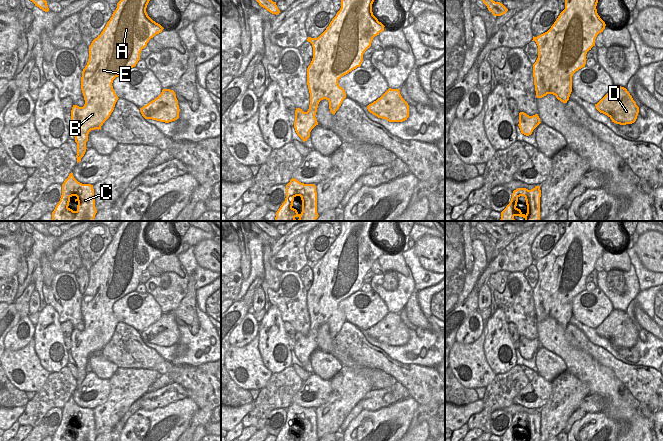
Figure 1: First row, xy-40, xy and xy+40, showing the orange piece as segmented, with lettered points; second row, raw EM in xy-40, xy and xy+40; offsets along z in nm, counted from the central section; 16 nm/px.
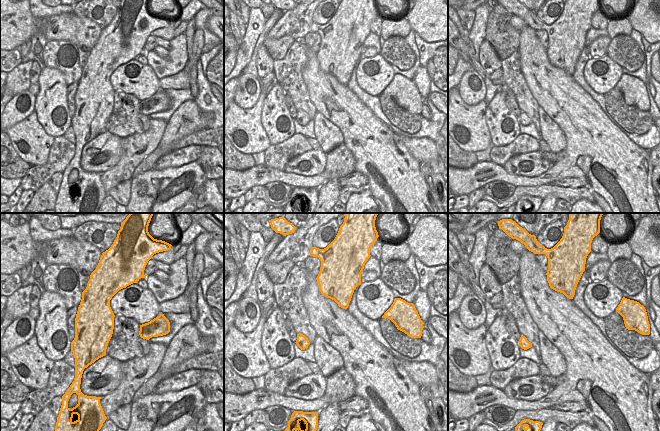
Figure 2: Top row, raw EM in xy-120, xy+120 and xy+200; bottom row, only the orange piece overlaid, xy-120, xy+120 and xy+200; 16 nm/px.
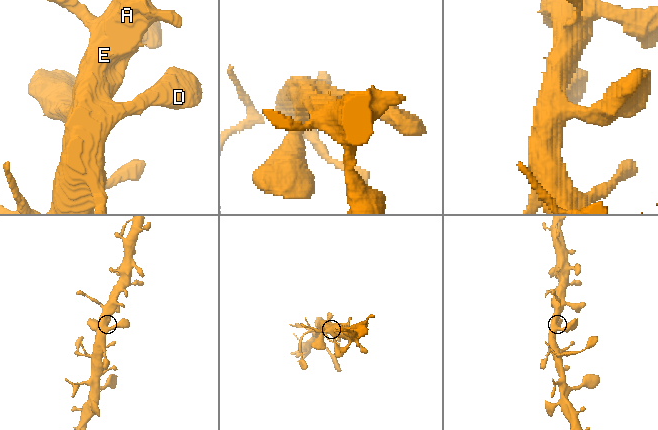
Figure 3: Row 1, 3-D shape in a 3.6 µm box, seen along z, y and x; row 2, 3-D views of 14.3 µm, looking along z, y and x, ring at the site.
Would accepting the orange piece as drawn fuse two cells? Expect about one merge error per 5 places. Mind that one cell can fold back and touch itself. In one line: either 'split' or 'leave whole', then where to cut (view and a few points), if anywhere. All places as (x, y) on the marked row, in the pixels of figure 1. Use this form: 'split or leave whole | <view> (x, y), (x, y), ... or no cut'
leave whole | no cut

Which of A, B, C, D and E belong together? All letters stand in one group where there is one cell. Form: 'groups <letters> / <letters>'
groups A B C D E

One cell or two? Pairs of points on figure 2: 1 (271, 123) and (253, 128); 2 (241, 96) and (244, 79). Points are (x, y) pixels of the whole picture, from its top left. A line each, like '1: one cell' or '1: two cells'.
1: two cells
2: one cell

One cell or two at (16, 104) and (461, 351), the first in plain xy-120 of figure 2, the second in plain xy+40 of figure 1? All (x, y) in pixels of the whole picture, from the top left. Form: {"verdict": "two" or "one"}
{"verdict": "two"}

